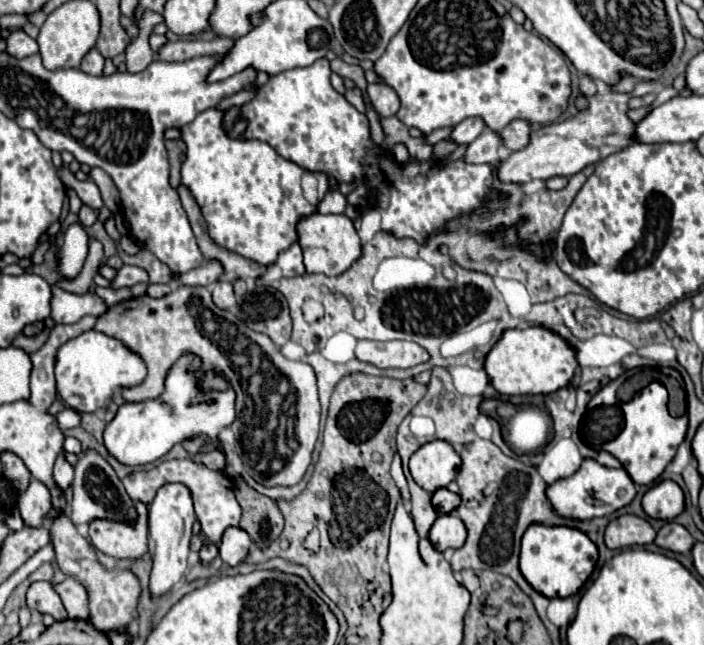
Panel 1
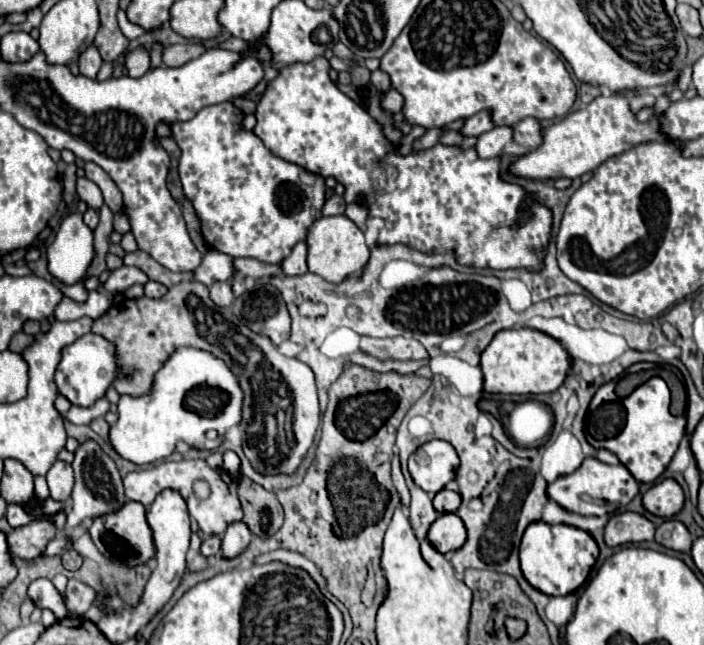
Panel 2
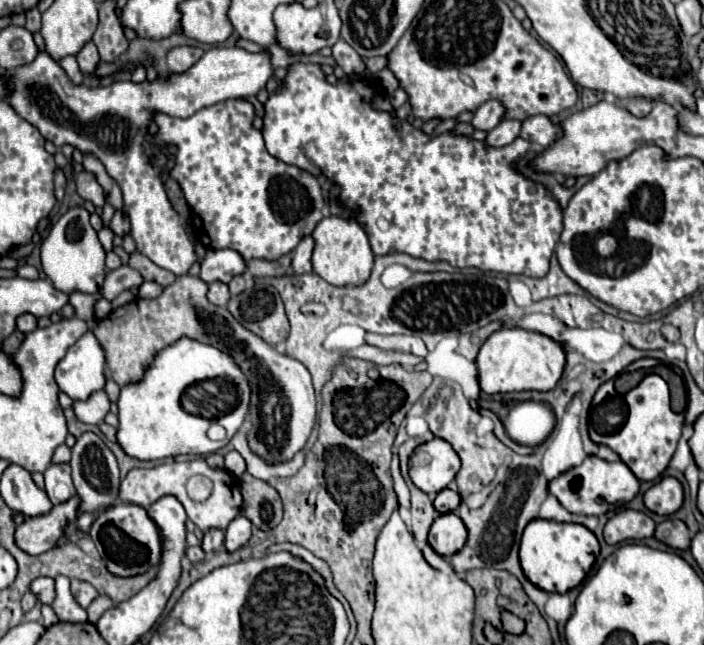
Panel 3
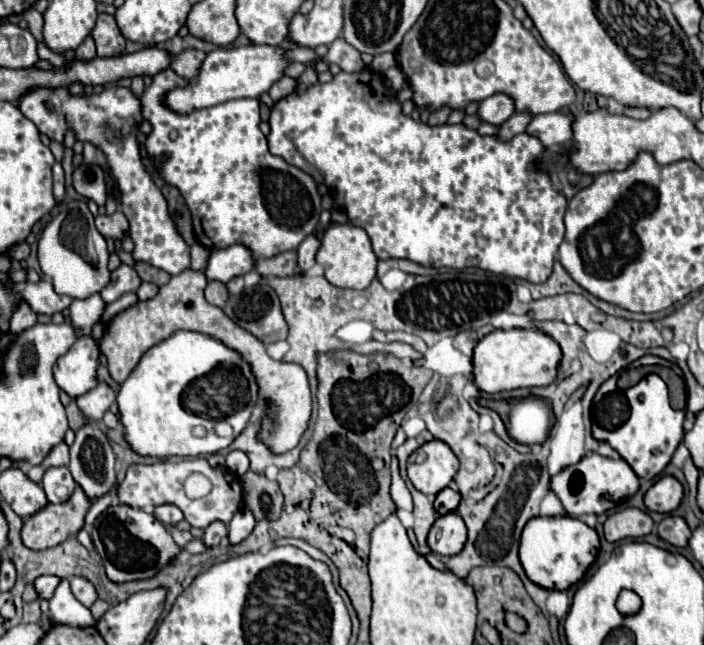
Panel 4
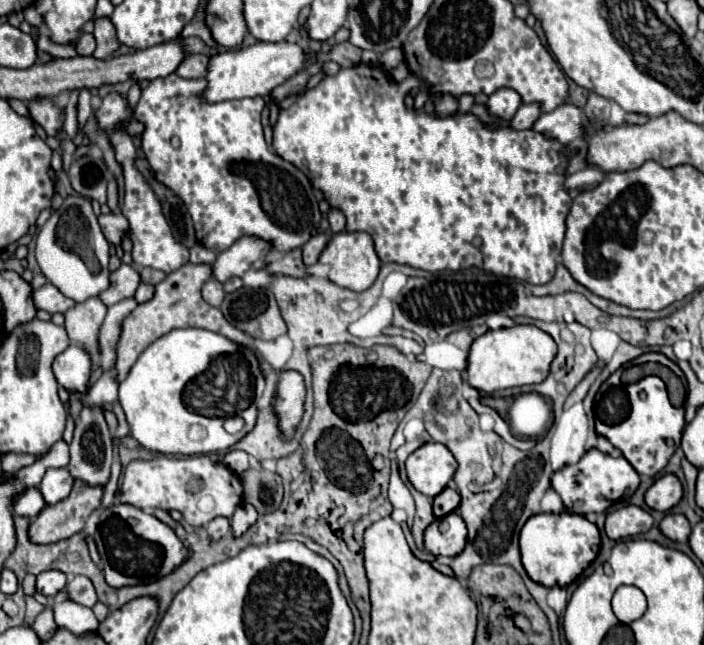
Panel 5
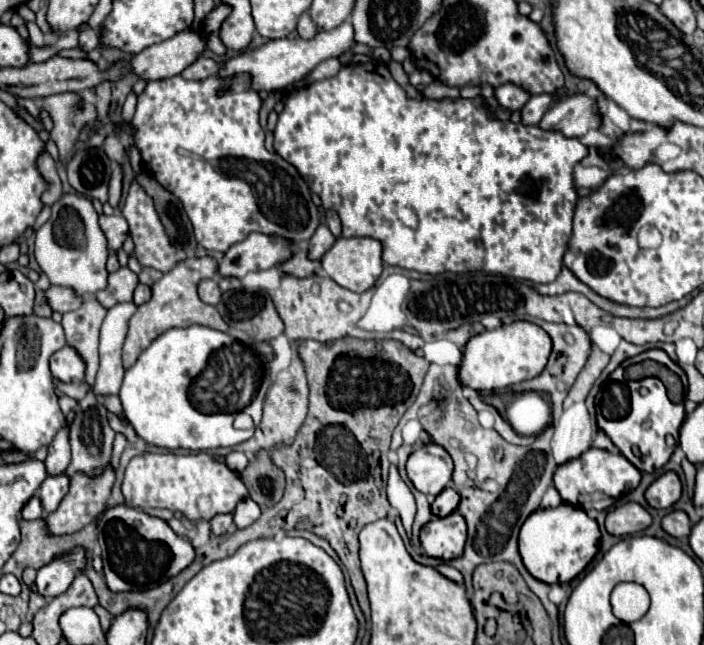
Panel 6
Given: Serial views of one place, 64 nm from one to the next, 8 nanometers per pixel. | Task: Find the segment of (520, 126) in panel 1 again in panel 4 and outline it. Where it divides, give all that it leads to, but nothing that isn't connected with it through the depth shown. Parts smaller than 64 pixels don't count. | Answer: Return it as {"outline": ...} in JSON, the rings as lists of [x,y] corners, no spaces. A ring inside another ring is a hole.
{"outline":[[[554,112],[554,114],[538,114],[530,120],[526,134],[536,136],[544,146],[552,144],[566,144],[572,138],[572,124],[574,116]]]}

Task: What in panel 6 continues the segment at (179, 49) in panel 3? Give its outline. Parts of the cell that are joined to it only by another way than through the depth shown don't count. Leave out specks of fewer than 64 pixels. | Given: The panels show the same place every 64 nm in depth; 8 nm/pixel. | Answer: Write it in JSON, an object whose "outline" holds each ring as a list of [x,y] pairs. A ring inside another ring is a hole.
{"outline":[[[200,56],[197,60],[194,60],[188,68],[184,68],[184,70],[180,72],[180,76],[186,78],[186,80],[204,80],[204,78],[216,75],[218,68],[218,63],[213,59]]]}

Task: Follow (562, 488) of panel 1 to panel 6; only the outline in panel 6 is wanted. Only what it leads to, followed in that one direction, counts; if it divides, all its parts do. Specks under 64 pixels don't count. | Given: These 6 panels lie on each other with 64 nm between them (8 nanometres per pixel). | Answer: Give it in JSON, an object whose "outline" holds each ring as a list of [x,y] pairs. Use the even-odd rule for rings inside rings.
{"outline":[[[590,448],[580,458],[558,466],[554,472],[554,486],[560,492],[562,500],[582,510],[590,510],[590,508],[606,510],[618,498],[632,492],[638,484],[640,484],[640,470],[636,470],[622,454],[610,454],[598,448]]]}

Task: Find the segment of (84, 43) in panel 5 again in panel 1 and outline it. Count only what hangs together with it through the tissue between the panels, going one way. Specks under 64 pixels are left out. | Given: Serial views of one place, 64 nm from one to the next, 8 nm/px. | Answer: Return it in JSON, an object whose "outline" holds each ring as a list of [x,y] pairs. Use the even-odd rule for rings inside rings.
{"outline":[[[92,48],[92,52],[88,52],[88,56],[84,56],[80,70],[86,74],[92,74],[92,76],[100,76],[104,72],[104,56],[96,48]]]}

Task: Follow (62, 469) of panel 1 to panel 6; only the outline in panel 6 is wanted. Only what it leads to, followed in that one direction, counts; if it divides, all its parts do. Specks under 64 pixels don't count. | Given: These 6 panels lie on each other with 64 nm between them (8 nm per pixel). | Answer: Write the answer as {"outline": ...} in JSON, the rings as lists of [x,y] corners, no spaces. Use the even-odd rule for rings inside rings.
{"outline":[[[56,474],[56,476],[46,476],[46,480],[40,486],[40,500],[44,506],[44,514],[54,512],[60,504],[60,500],[68,494],[70,478],[66,474]]]}

